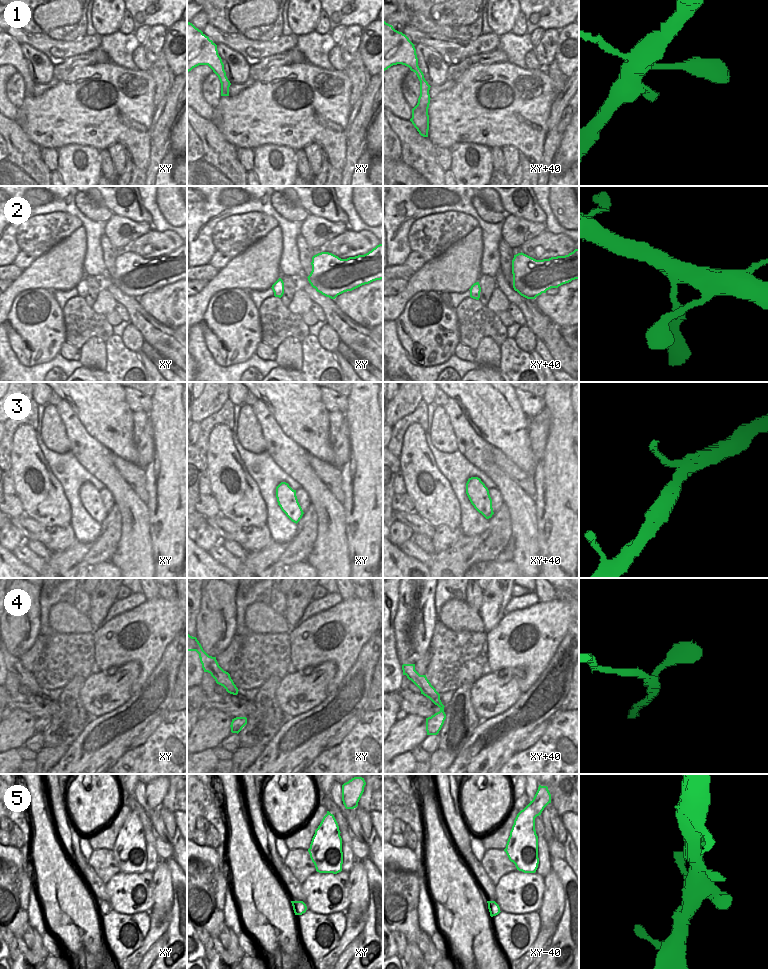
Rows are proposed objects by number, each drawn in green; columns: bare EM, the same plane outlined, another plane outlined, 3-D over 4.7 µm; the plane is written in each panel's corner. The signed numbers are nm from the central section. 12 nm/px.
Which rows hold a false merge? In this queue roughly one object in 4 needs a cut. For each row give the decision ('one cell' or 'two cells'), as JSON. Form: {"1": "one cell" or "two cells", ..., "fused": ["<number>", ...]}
{"1": "one cell", "2": "one cell", "3": "one cell", "4": "one cell", "5": "one cell", "fused": []}

